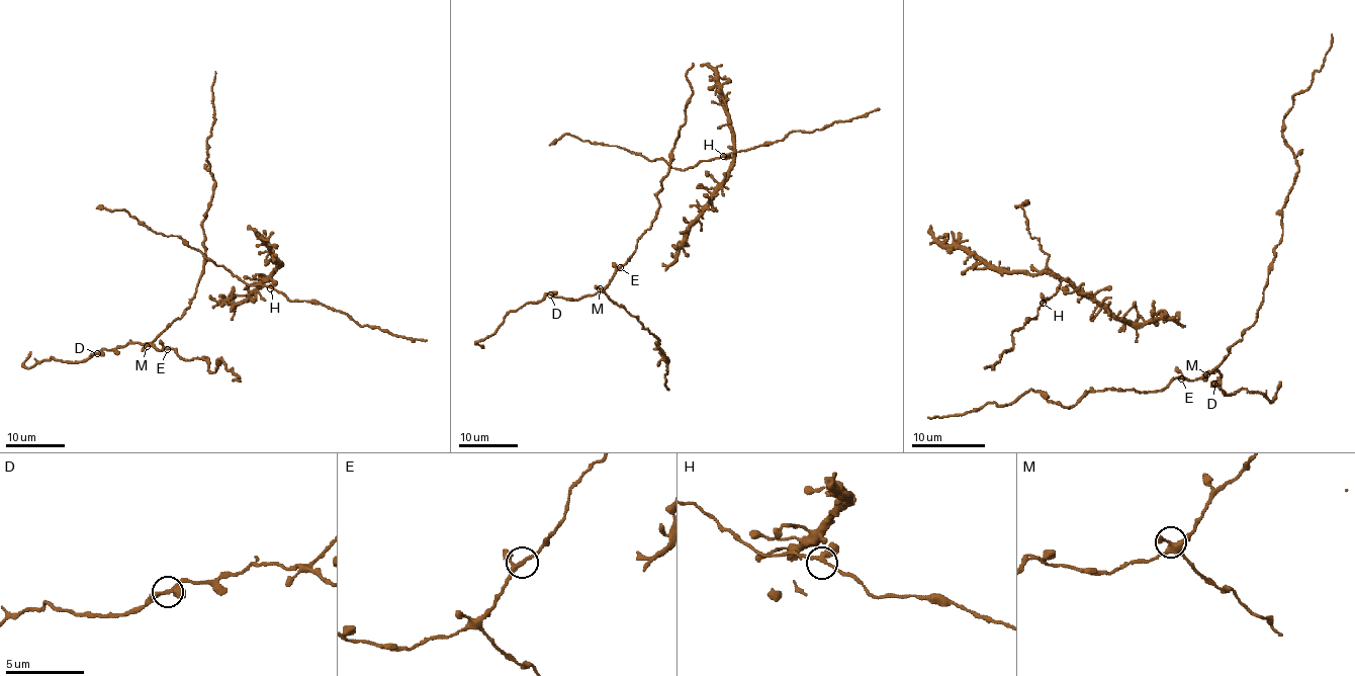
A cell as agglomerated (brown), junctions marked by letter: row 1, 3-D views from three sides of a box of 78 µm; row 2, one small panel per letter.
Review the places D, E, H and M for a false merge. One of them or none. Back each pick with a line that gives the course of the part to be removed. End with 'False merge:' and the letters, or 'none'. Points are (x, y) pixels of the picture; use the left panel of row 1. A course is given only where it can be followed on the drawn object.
False merge: none

